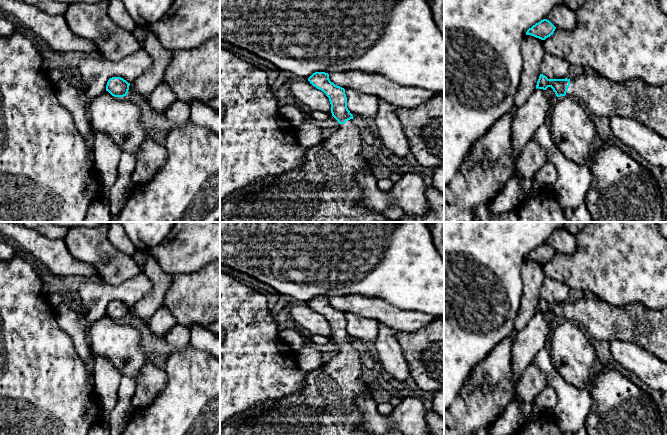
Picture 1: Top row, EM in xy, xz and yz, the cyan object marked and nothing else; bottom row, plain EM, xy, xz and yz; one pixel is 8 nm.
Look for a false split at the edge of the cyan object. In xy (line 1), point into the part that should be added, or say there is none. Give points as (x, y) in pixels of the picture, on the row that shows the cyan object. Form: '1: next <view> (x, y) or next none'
1: next none

